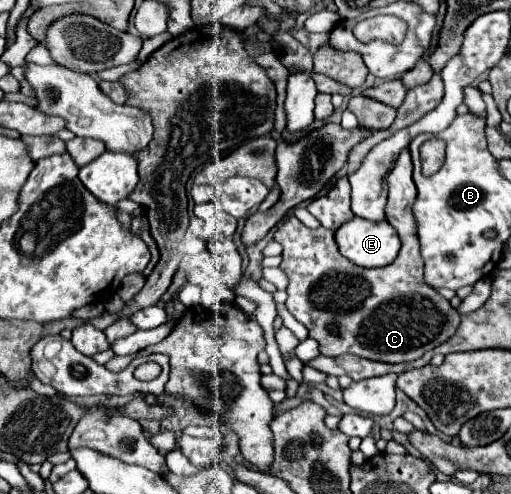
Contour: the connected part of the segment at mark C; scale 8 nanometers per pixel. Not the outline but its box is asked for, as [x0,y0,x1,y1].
[273,149,461,363]

